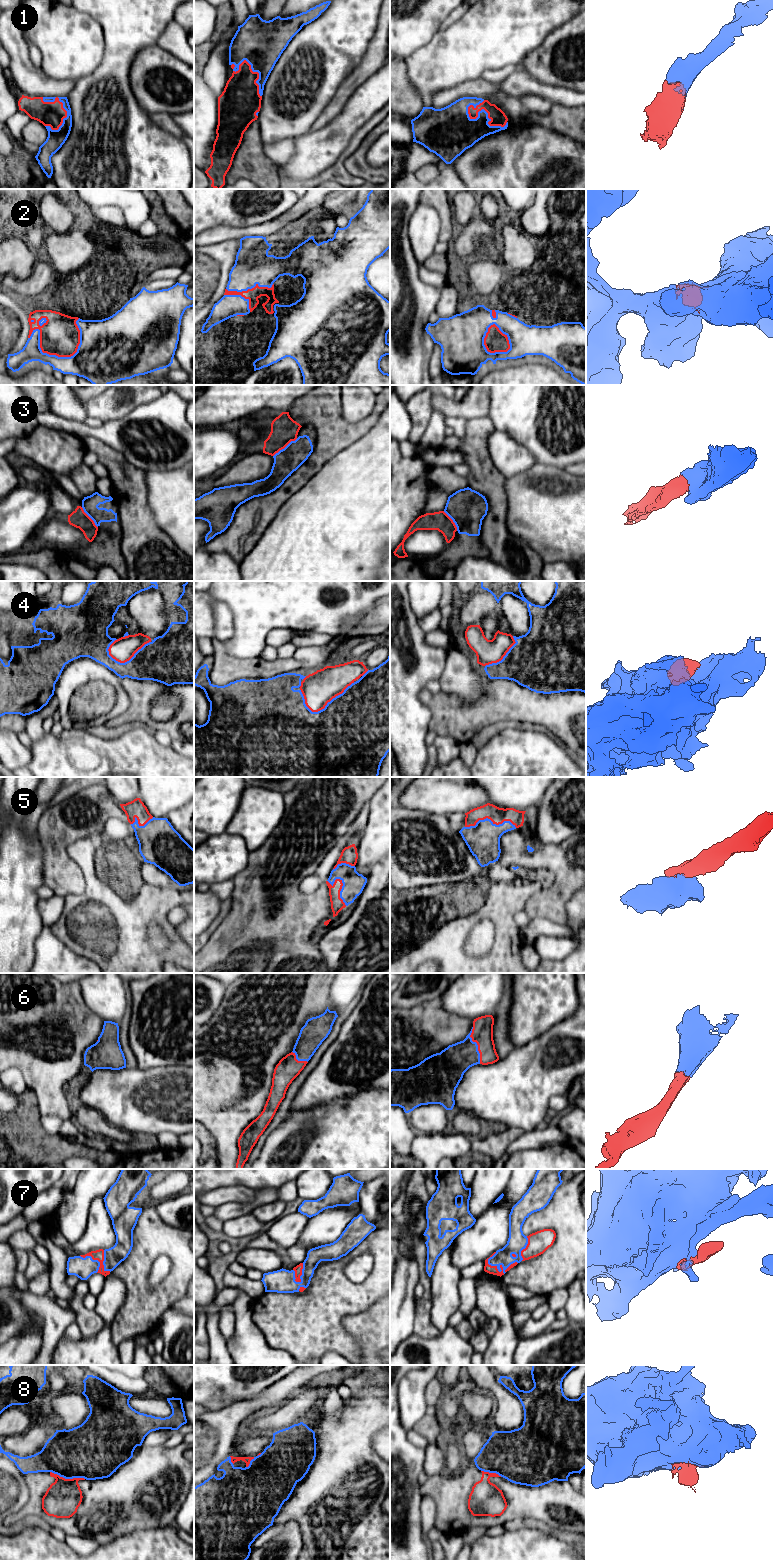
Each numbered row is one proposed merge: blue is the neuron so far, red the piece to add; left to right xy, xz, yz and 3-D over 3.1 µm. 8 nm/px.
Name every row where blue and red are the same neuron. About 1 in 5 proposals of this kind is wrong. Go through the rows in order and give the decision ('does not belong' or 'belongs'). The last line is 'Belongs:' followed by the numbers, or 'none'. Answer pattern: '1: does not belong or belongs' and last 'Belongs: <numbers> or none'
1: belongs
2: belongs
3: does not belong
4: does not belong
5: belongs
6: belongs
7: belongs
8: does not belong
Belongs: 1, 2, 5, 6, 7

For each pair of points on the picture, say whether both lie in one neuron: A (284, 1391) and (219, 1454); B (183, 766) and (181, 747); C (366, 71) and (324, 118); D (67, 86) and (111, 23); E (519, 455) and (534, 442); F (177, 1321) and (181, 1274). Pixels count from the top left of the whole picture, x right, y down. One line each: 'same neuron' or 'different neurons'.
A: same neuron
B: different neurons
C: same neuron
D: different neurons
E: different neurons
F: different neurons

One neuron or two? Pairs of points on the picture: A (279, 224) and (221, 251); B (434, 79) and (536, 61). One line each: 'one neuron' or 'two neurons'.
A: one neuron
B: two neurons

